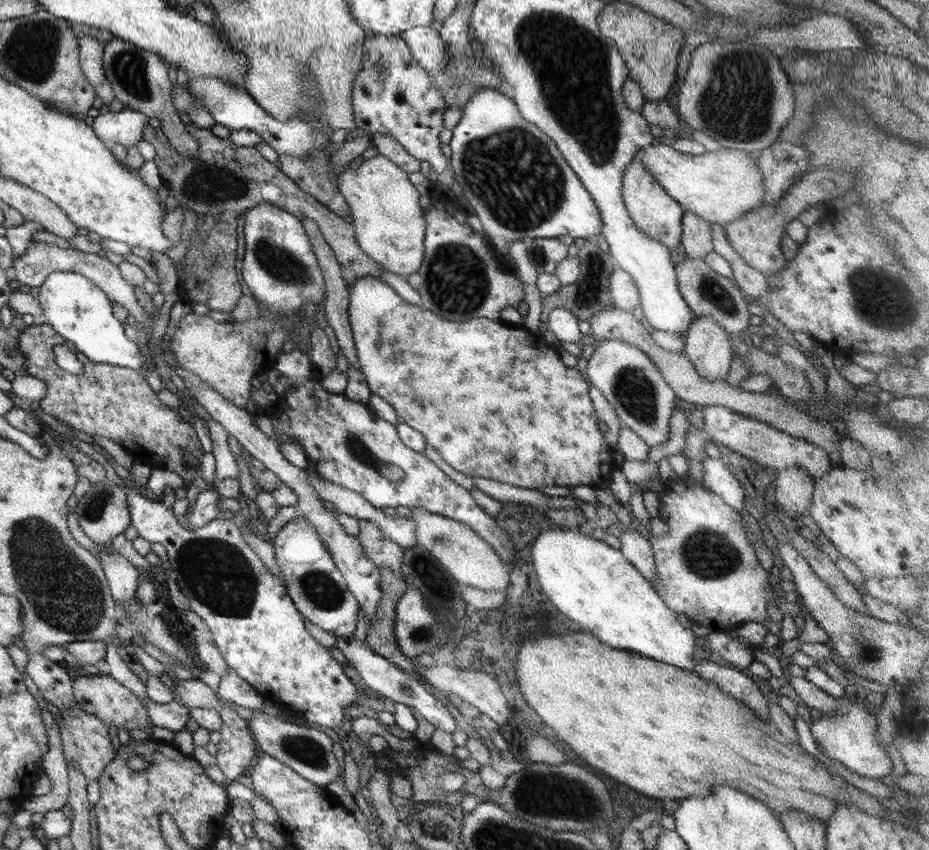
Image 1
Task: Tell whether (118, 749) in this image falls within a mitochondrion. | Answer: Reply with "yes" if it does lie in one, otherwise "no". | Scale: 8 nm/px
no

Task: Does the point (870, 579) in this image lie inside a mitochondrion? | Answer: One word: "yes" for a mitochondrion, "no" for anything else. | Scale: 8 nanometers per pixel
no

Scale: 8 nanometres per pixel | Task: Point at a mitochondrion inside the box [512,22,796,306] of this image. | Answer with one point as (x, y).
(748, 119)

